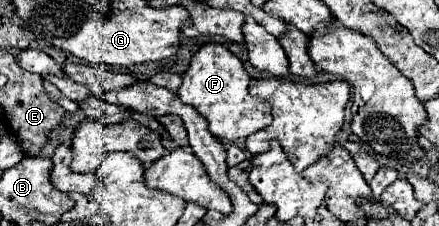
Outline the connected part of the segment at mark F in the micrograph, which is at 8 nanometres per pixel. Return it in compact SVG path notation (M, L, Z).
M206 43L202 45L190 59L190 67L182 75L182 85L178 95L184 103L196 107L196 111L208 121L208 129L220 141L236 141L246 139L254 131L260 131L272 123L272 109L260 97L252 97L248 93L250 77L242 65L242 61L228 51L224 45Z

